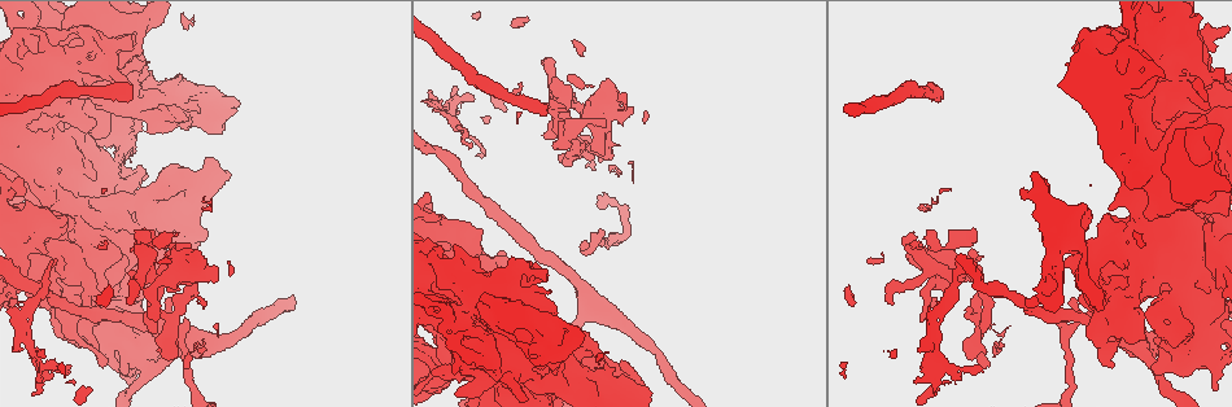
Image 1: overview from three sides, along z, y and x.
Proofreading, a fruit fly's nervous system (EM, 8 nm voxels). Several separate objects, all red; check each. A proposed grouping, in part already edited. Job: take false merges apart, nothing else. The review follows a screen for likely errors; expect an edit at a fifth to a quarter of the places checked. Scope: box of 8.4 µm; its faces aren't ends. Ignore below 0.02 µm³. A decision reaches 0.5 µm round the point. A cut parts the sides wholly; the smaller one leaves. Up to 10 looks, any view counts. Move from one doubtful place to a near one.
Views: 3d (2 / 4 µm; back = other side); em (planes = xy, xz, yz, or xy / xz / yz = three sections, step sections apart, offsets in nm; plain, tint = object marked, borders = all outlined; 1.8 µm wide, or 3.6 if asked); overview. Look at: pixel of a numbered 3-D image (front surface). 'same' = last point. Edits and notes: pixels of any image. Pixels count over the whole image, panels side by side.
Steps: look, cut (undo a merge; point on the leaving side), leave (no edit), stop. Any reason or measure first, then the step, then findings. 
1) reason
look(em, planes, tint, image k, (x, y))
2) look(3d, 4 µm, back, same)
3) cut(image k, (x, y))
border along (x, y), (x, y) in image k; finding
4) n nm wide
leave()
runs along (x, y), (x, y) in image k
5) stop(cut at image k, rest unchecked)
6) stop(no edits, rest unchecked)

narrows sharply
look(3d, 4 µm, image 1, (951, 263))

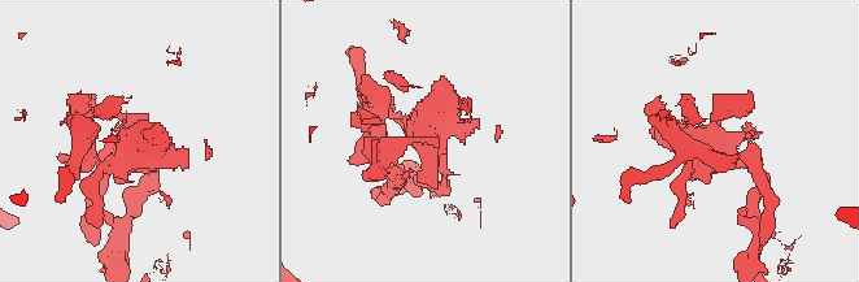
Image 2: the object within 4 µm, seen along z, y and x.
need the tissue
look(em, planes, tint, image 2, (427, 151))

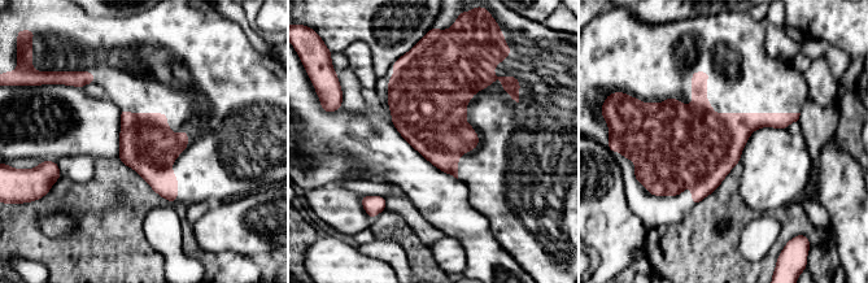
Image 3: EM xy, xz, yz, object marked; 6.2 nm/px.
leave()
continuous, no second cell

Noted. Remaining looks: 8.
narrows sharply
look(3d, 4 µm, image 1, (1201, 258))

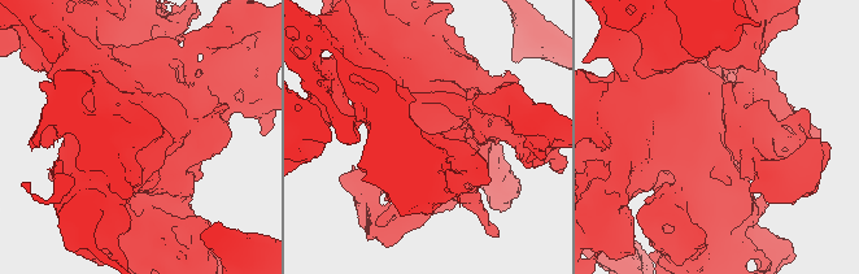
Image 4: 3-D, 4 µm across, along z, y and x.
need the tissue
look(em, 3.6 µm, planes, tint, image 4, (723, 134))

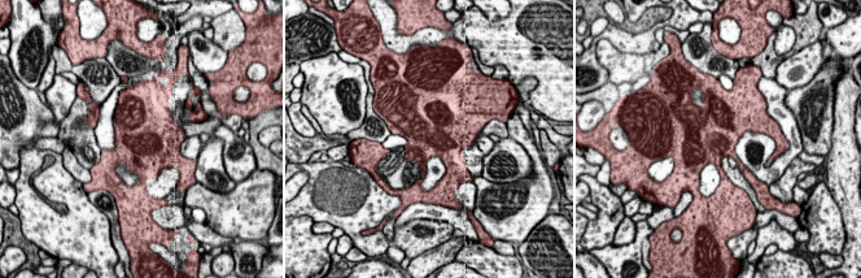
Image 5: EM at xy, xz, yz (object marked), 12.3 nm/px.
700 nm wide
leave()
one cell here

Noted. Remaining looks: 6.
abrupt turn
look(em, 3.6 µm, yz, step 8, tint, image 1, (144, 363))

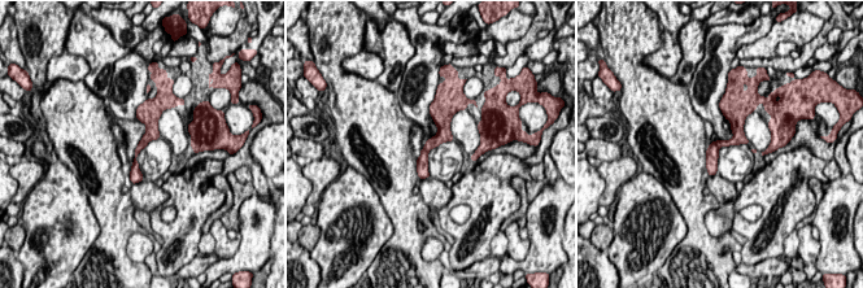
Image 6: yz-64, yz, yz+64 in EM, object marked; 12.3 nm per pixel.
another direction
look(em, 3.6 µm, xz, step 4, tint, same)

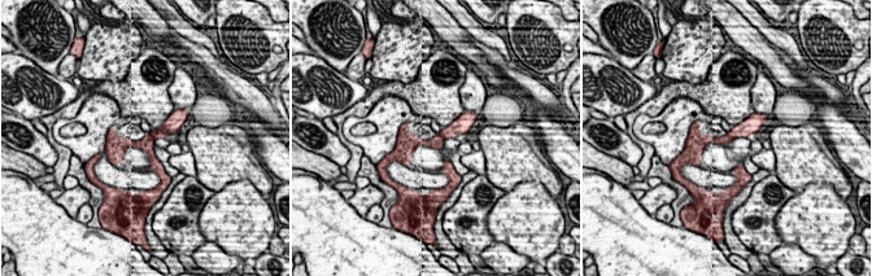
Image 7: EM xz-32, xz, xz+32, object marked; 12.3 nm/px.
140 nm wide
cut(image 7, (457, 127))
a second cell is stuck on

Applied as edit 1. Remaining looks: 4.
look(3d, 2 µm, image 1, (456, 328))

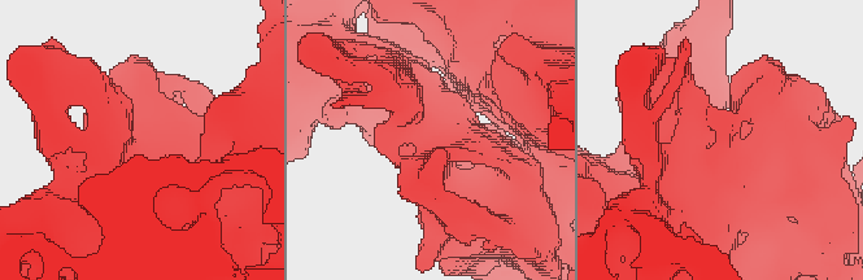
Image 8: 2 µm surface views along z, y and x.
look(em, planes, tint, image 8, (715, 162))

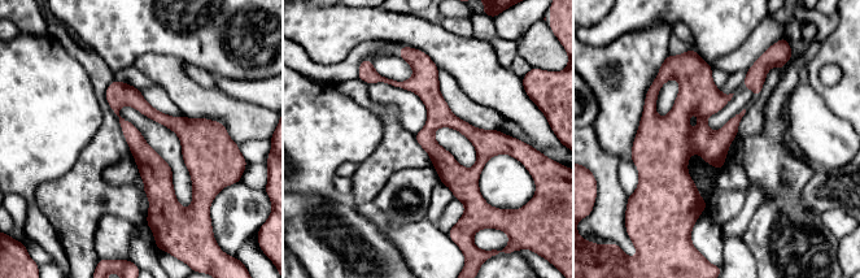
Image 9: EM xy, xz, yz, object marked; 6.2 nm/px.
leave()
runs along (422, 64), (430, 146), (468, 208) in image 9; continuous, no second cell

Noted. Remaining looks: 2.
stop(cut at image 7, rest unchecked)

